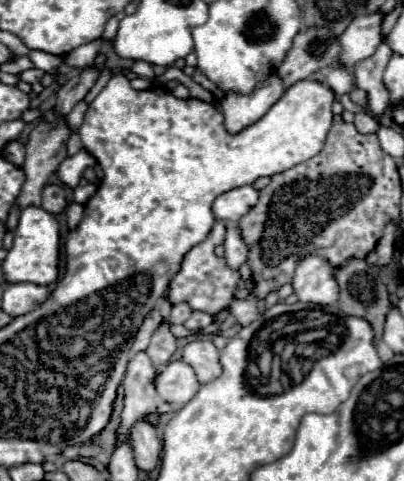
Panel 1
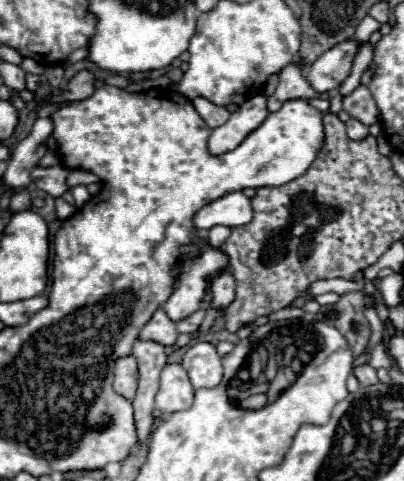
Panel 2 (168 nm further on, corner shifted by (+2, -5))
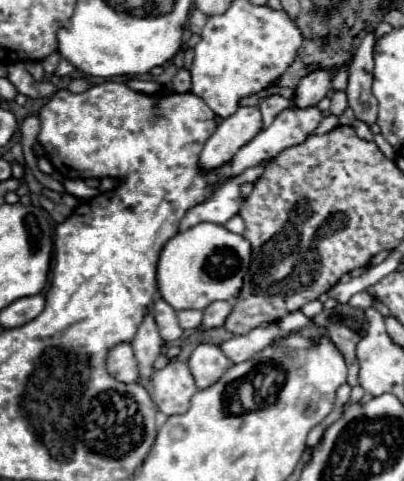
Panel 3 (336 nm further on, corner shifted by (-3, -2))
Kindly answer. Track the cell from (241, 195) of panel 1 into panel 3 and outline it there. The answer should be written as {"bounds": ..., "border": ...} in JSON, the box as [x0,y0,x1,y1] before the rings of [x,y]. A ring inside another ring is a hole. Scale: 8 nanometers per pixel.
{"bounds":[180,181,242,231],"border":[[[228,181],[224,183],[214,195],[212,199],[192,207],[182,223],[180,223],[180,231],[186,231],[198,223],[216,223],[216,225],[224,225],[228,219],[232,219],[234,215],[240,213],[242,207],[242,195],[240,195],[240,185],[238,181]]]}

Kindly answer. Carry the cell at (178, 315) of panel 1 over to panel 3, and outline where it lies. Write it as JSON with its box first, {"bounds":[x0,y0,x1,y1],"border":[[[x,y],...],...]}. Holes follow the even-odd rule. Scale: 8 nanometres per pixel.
{"bounds":[158,223,250,311],"border":[[[202,223],[180,231],[162,249],[158,261],[158,291],[160,297],[176,311],[206,309],[212,301],[238,297],[242,277],[250,265],[250,245],[242,235],[230,233],[222,225]]]}

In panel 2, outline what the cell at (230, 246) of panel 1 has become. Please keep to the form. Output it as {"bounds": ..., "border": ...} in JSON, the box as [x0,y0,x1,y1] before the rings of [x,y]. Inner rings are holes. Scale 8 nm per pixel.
{"bounds":[209,270,235,310],"border":[[[229,270],[215,276],[215,280],[211,284],[211,294],[213,294],[213,298],[211,298],[209,306],[215,310],[225,310],[233,302],[235,282],[233,282],[233,276],[229,274]]]}

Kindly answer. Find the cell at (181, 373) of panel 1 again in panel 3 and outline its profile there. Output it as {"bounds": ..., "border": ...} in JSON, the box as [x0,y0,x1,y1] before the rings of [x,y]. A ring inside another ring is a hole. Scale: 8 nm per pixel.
{"bounds":[152,361,198,415],"border":[[[170,361],[152,377],[152,399],[164,415],[186,413],[192,395],[198,391],[184,361]]]}

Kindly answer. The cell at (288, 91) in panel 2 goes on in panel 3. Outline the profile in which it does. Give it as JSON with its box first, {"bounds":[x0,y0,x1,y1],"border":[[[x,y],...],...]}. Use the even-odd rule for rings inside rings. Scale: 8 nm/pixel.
{"bounds":[258,95,290,127],"border":[[[270,95],[270,97],[262,99],[258,107],[260,107],[260,111],[262,111],[264,127],[268,127],[268,125],[274,121],[274,117],[276,117],[282,109],[286,109],[288,105],[290,105],[290,99],[282,97],[282,95]]]}

